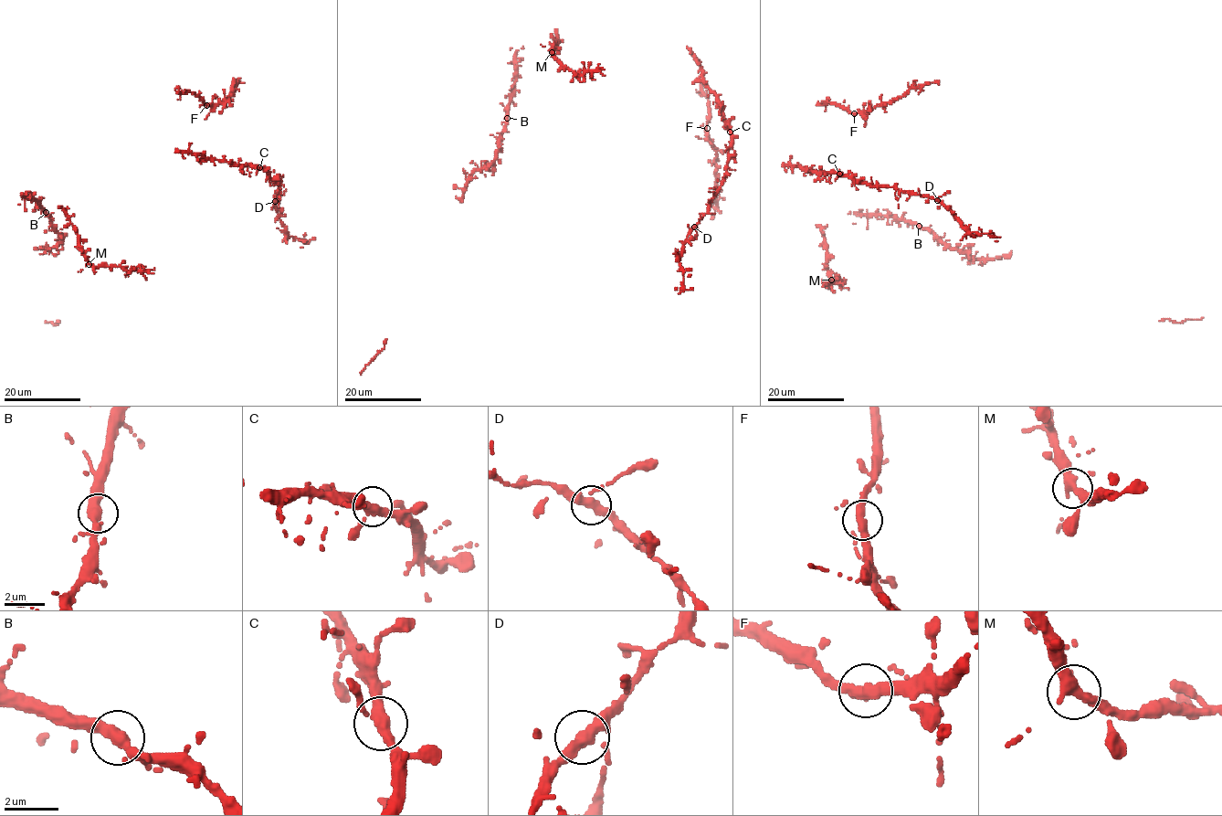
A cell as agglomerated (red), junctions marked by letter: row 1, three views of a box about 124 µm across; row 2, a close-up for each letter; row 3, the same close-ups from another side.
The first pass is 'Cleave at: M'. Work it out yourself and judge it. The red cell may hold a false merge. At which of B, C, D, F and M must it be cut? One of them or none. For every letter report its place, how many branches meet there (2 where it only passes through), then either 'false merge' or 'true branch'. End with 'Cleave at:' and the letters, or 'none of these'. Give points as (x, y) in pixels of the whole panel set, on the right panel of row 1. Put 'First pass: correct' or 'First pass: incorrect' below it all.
B: (919, 226) | 3 | true branch
C: (839, 174) | 3 | true branch
D: (937, 200) | 3 | true branch
F: (854, 113) | 3 | true branch
M: (831, 280) | 3 | true branch
Cleave at: none of these
First pass: incorrect

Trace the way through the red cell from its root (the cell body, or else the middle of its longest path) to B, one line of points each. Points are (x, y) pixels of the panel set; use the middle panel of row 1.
B: (522, 58), (516, 59), (515, 89), (509, 100), (507, 118)

